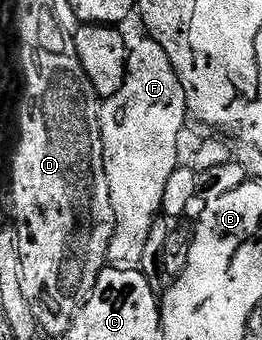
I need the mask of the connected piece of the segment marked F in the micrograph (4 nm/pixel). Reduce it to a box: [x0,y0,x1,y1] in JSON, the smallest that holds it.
[99,39,189,267]

